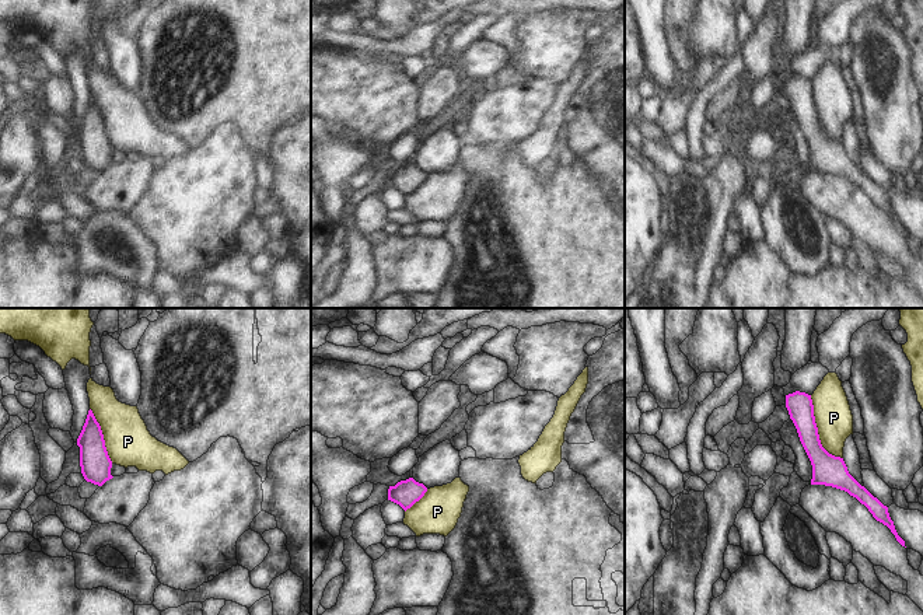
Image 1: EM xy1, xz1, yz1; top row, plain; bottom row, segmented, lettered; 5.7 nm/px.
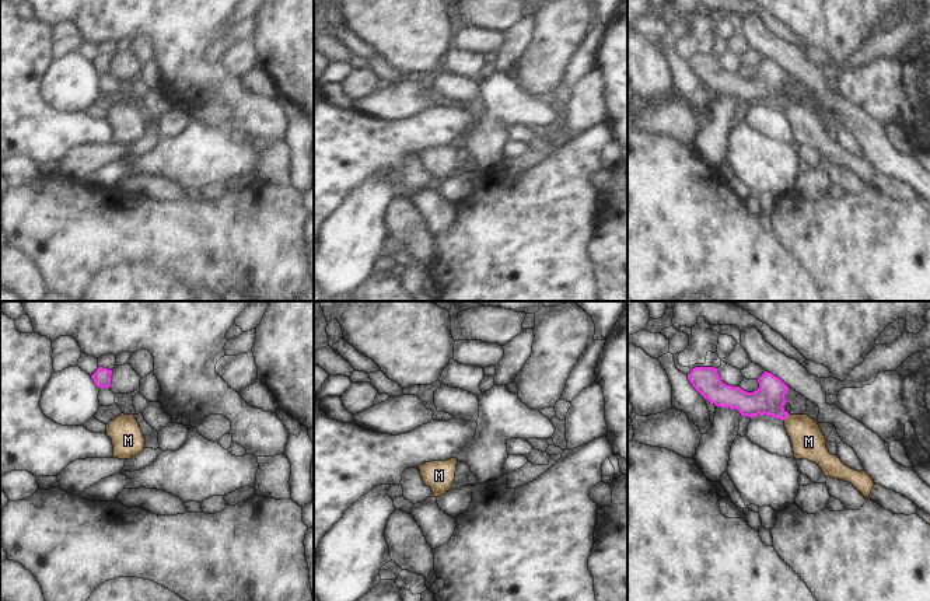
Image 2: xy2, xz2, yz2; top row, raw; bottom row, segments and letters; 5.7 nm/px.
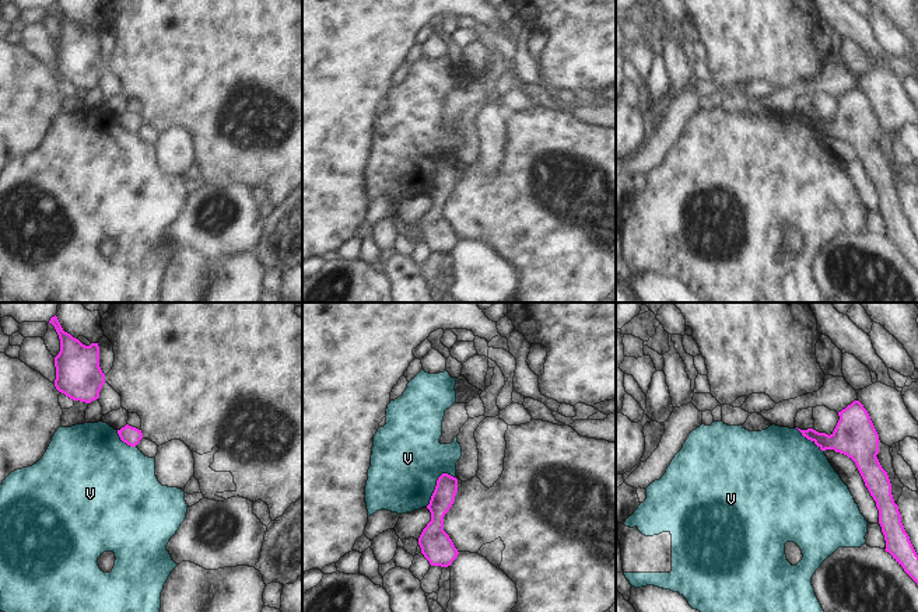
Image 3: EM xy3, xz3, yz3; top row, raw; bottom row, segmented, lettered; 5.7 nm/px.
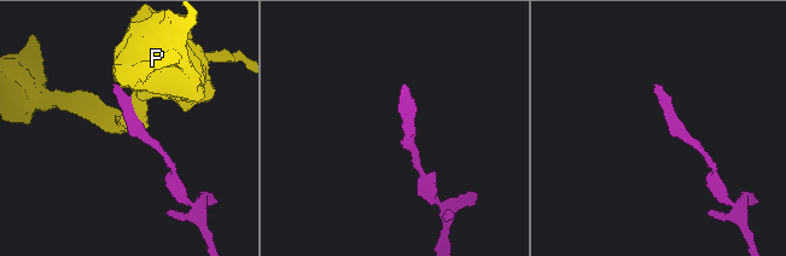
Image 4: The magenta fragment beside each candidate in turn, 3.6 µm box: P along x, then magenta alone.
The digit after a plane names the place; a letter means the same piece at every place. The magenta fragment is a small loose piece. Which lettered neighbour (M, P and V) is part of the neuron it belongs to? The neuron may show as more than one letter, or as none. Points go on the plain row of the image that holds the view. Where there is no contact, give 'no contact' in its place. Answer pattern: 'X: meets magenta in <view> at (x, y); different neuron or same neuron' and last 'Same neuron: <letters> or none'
M: meets magenta in yz2 at (786, 102); same neuron
P: meets magenta in yz1 at (817, 116); different neuron
V: meets magenta in xz3 at (437, 170); different neuron
Same neuron: M

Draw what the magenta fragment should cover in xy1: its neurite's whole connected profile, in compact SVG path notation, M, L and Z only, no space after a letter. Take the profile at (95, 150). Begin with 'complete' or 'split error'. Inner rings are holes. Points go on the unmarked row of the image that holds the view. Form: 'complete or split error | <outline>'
complete | M88 97L83 116L77 125L80 133L81 160L87 168L102 172L112 165L112 147L108 141L104 120L92 97Z

